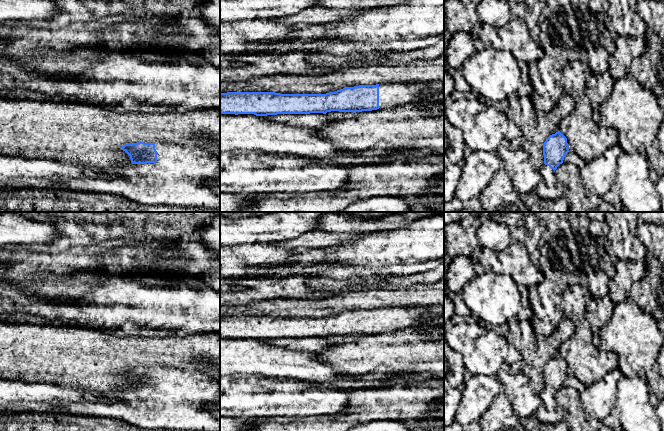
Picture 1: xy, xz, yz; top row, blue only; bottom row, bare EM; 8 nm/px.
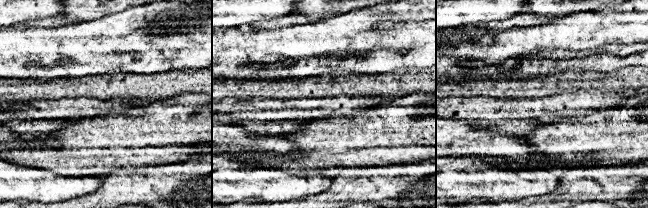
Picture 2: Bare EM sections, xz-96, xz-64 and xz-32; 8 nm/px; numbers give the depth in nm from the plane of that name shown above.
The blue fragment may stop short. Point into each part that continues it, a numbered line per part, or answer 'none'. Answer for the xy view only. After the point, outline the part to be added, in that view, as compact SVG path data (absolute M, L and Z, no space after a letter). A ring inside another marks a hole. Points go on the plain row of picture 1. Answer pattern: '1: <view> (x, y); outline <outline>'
1: xy (179, 402); outline M155 367L157 386L147 388L130 388L121 391L96 392L104 400L96 402L78 401L72 404L42 403L38 404L38 413L57 413L82 416L101 416L123 420L131 425L145 429L165 429L173 431L220 431L220 419L208 408L209 404L220 403L220 382L211 378L198 367Z

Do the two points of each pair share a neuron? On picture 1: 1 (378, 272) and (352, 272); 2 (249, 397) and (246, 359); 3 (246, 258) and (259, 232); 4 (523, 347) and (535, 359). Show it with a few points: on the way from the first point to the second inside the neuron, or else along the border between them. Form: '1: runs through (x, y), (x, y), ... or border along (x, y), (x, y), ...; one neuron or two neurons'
1: runs through (372, 272), (358, 272); one neuron
2: border along (230, 374), (262, 374), (270, 377); two neurons
3: border along (271, 242), (243, 243), (230, 247); two neurons
4: runs through (526, 350), (532, 356); one neuron

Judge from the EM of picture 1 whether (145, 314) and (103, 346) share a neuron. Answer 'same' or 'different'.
different

